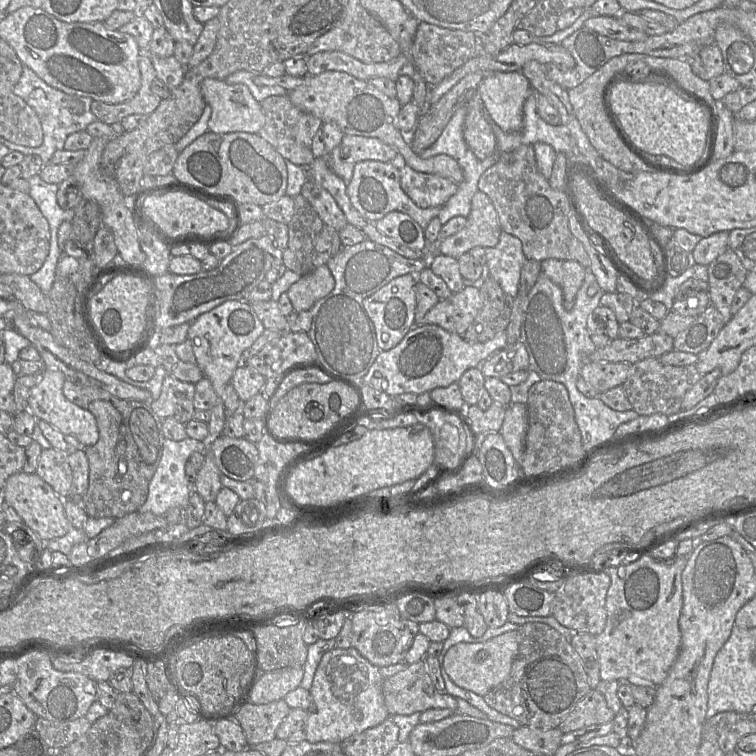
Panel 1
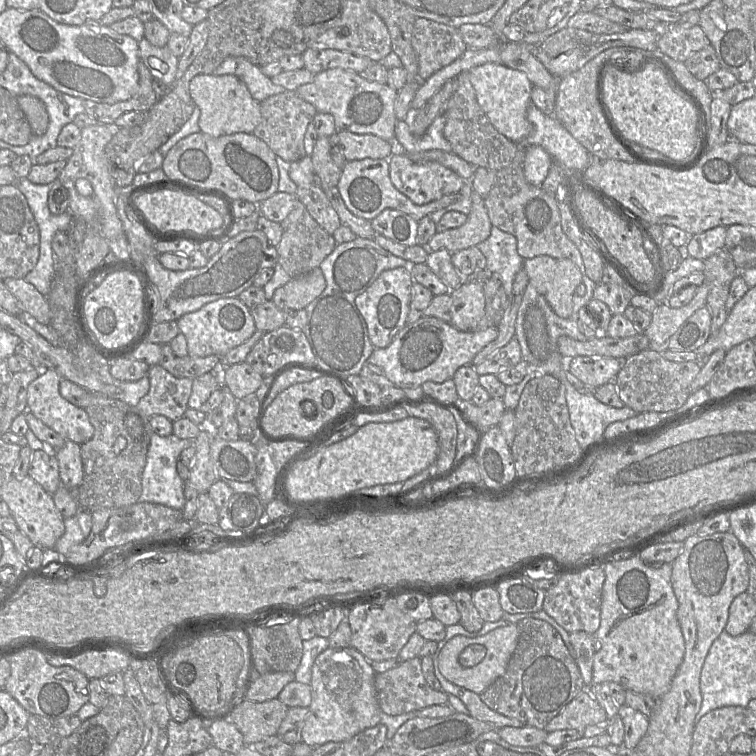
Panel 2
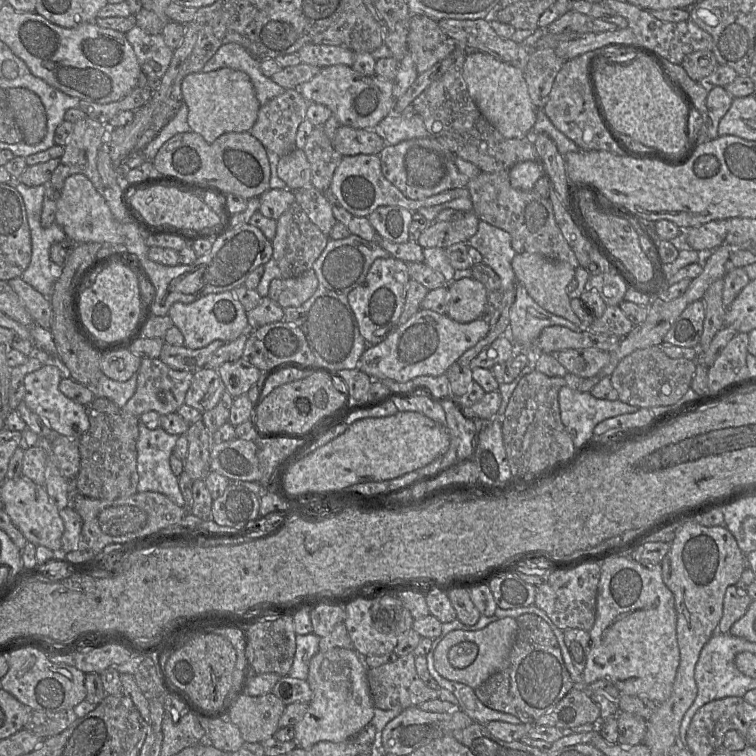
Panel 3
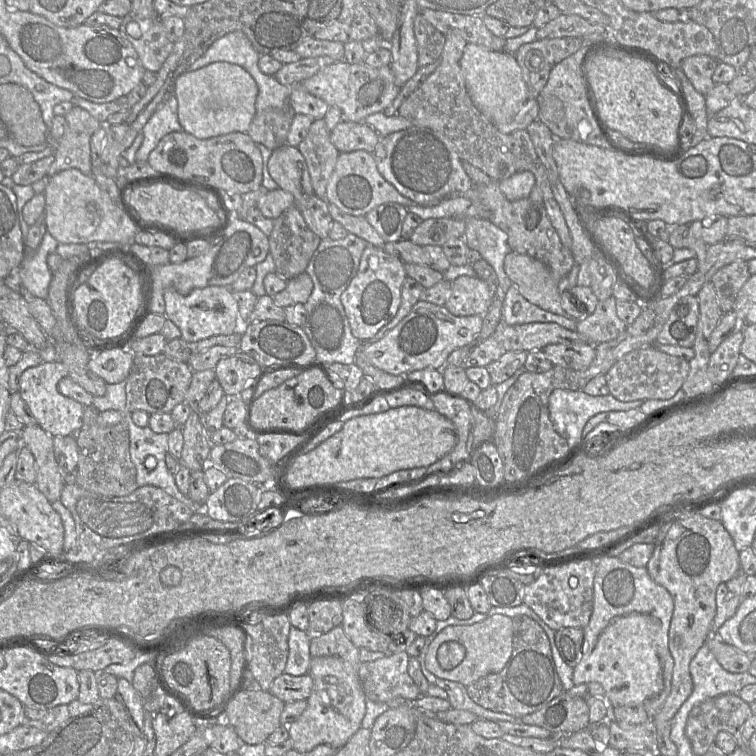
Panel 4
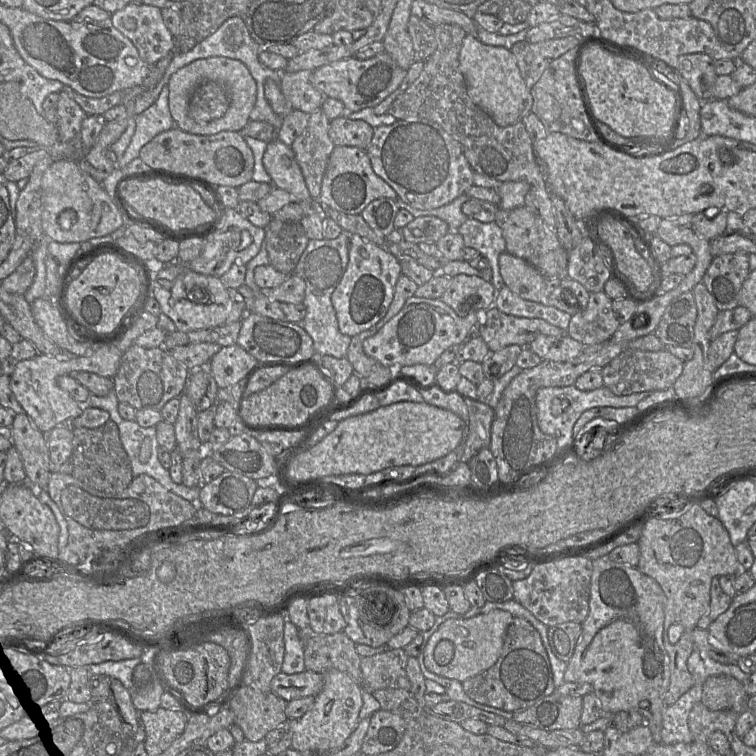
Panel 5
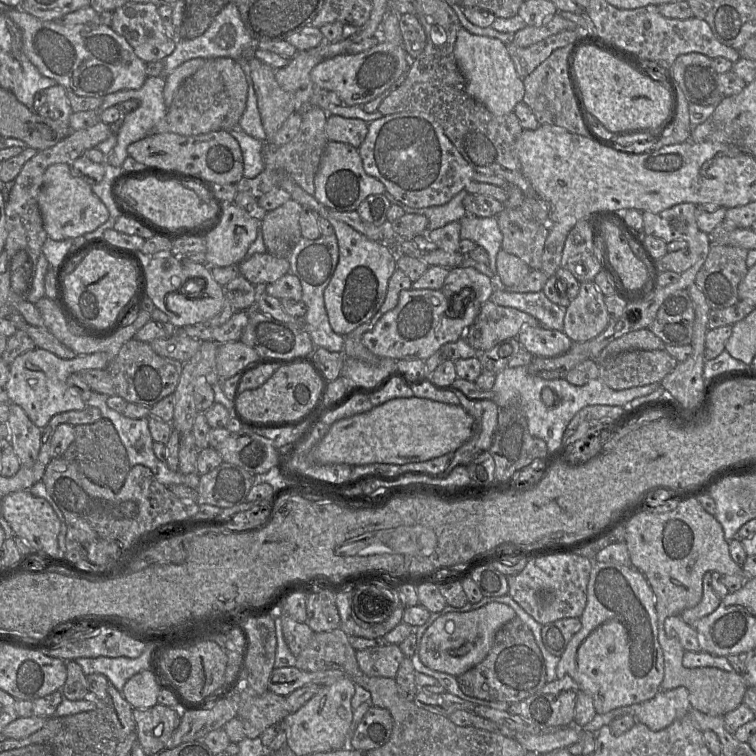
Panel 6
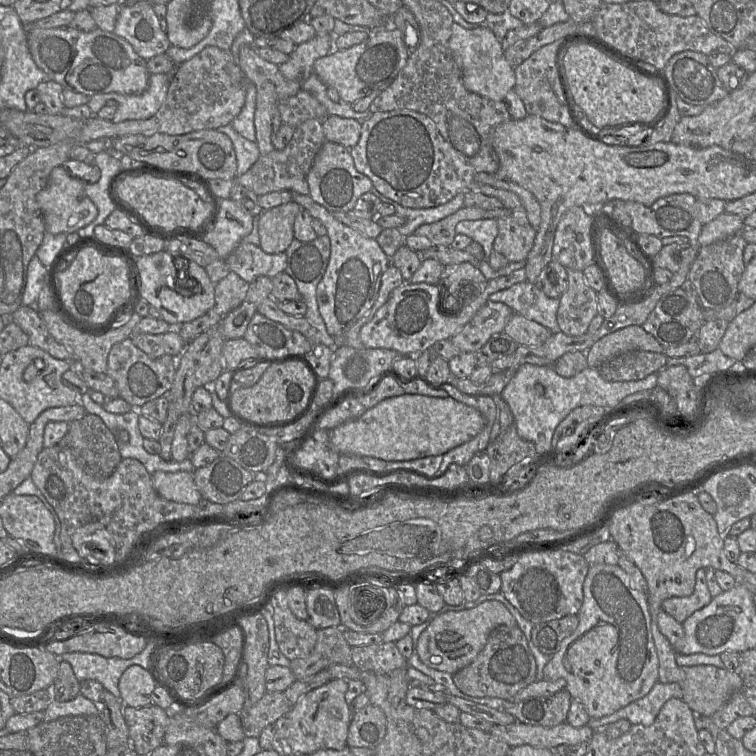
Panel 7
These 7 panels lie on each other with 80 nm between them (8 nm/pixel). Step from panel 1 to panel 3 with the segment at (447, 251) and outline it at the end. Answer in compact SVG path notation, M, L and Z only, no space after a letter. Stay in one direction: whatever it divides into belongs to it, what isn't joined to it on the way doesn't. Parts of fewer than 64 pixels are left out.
M473 211L455 221L431 222L419 236L417 243L423 248L446 248L464 242L475 235L480 219Z

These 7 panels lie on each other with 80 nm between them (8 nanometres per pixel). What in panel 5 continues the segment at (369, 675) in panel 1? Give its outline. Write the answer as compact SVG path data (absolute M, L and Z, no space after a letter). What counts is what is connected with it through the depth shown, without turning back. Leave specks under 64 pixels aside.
M337 669L324 673L324 686L315 696L311 709L298 719L288 720L291 747L299 752L327 752L341 747L359 723L363 704L362 687L349 675Z

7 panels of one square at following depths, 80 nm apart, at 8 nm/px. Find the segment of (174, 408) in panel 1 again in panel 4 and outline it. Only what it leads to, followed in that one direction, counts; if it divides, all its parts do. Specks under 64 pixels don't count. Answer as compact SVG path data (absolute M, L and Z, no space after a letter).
M164 353L153 356L134 355L125 382L127 411L131 413L142 410L149 414L170 413L177 404L184 401L193 373L187 363L173 360Z

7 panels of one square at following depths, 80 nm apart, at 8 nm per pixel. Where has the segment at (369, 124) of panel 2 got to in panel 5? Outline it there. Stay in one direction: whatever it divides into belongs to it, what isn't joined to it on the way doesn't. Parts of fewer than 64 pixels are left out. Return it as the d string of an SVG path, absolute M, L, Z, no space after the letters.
M384 52L365 60L351 57L331 62L312 71L309 80L325 97L340 100L347 112L356 112L375 107L396 91L406 72L387 52Z

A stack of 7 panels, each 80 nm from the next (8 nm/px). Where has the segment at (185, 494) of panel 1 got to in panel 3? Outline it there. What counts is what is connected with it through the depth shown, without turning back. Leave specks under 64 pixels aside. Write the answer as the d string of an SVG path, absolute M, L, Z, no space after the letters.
M140 421L138 428L138 492L159 492L178 506L185 507L179 479L172 472L169 461L178 436L170 435L160 427L150 430Z

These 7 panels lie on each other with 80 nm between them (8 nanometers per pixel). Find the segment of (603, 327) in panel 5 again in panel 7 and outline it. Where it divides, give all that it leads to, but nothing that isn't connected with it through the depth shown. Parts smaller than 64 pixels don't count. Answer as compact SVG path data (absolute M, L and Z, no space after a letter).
M567 269L568 286L559 298L557 322L569 336L584 335L598 314L597 292L585 281L582 271Z

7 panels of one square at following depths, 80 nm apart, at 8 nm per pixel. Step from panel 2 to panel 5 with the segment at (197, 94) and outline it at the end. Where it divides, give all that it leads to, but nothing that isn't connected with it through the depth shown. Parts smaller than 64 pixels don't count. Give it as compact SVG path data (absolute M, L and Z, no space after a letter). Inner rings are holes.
M209 57L195 60L171 75L168 81L169 111L179 129L195 135L214 135L222 131L240 132L250 121L257 96L256 81L239 60L227 57ZM214 81L224 86L229 96L225 114L209 122L197 122L189 115L189 102L194 90L203 82Z

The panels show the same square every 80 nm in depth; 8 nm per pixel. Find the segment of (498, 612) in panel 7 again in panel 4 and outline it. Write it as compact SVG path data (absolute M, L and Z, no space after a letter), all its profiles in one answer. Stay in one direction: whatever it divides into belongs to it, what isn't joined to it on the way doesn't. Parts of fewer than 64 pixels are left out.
M494 614L471 625L445 627L430 643L425 665L438 678L459 682L467 687L488 674L502 671L512 650L513 618Z

